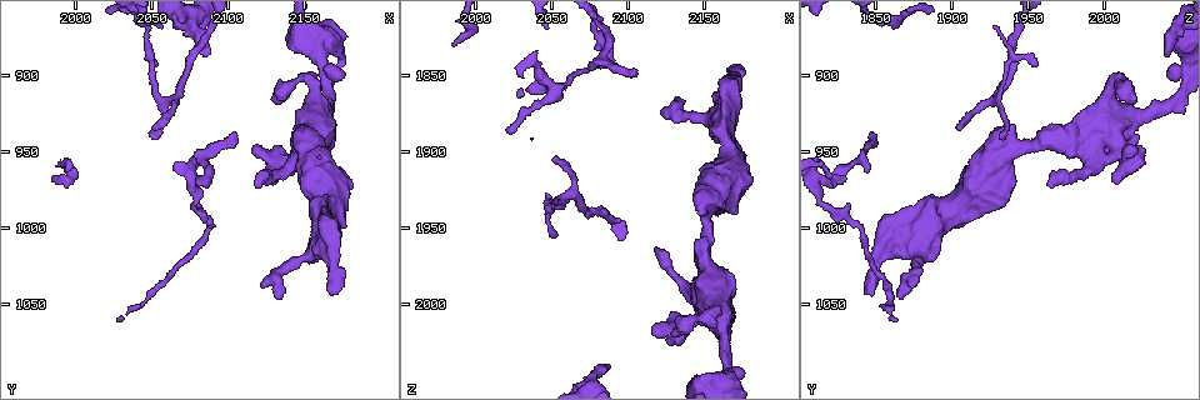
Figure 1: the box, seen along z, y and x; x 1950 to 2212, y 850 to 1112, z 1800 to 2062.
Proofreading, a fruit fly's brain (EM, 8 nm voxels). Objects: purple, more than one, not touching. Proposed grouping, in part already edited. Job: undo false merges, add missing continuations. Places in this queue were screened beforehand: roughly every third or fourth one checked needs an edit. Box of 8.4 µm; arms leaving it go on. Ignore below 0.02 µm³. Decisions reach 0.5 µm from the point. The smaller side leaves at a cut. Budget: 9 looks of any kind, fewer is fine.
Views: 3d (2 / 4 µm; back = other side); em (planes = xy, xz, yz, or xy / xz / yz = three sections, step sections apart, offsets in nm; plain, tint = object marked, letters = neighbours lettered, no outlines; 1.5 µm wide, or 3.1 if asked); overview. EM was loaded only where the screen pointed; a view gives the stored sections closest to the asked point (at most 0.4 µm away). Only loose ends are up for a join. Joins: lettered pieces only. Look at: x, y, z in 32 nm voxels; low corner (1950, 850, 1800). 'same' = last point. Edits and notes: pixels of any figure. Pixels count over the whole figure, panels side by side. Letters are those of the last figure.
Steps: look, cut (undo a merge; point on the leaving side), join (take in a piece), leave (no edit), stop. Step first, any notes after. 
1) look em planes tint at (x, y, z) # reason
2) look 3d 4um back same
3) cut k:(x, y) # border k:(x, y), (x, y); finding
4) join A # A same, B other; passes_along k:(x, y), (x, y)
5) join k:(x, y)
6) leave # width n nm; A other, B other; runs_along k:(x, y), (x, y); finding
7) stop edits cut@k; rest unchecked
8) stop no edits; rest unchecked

look em planes letters at (2128, 914, 2022)

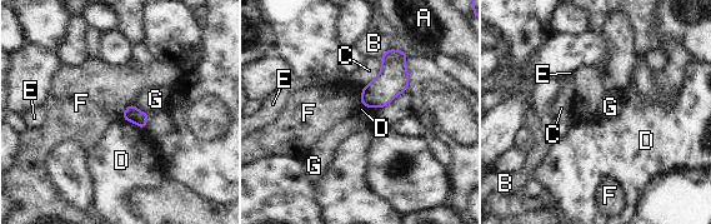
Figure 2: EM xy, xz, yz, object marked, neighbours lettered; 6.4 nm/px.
leave # A other, B other, C other, D other, E other, F other, G other; border 2:(362, 88), (361, 104); no lettered piece goes on from it

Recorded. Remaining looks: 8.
look em planes tint at (2104, 938, 1844) # branch stops here

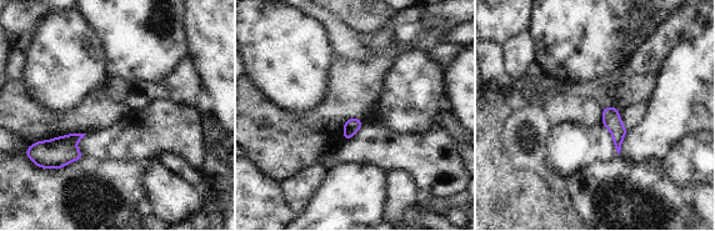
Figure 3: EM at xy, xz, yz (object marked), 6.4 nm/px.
look em planes letters same

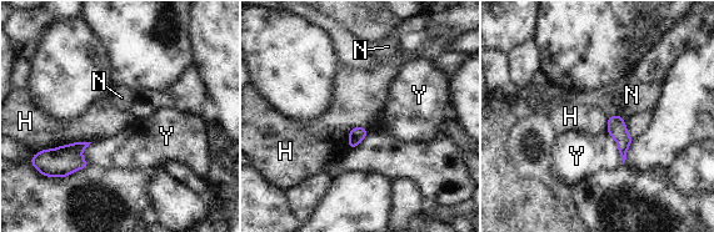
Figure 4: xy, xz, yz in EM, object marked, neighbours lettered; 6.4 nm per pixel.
leave # longest_contact H 340 nm; H other, N other, Y other; border 4:(90, 141), (74, 141), (39, 151); no lettered piece goes on from it

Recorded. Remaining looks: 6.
look em planes tint at (2052, 894, 1954) # tapers out

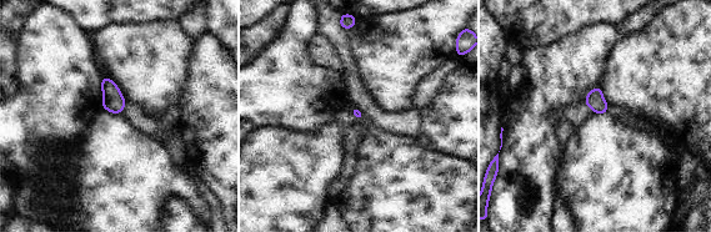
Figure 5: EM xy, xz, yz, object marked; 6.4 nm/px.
look em planes letters same # what lies round it

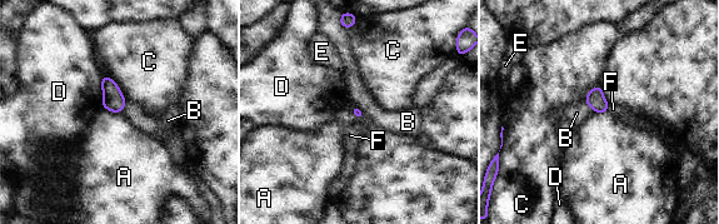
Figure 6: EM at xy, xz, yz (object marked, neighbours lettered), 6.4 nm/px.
leave # longest_contact D 200 nm; A other, B other, C other, D other, E other, F other; border 6:(351, 105), (350, 110), (362, 119); no lettered piece goes on from it

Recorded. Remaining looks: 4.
look 3d 4um back at (2166, 1042, 1848) # branch stops here

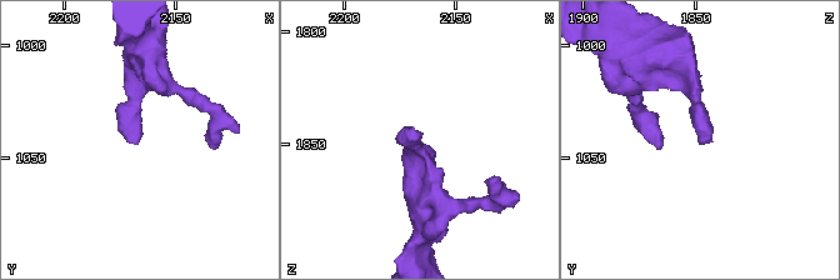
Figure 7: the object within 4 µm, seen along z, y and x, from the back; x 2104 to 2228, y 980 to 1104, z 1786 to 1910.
look em 3.1um planes letters at (2166, 1045, 1848)

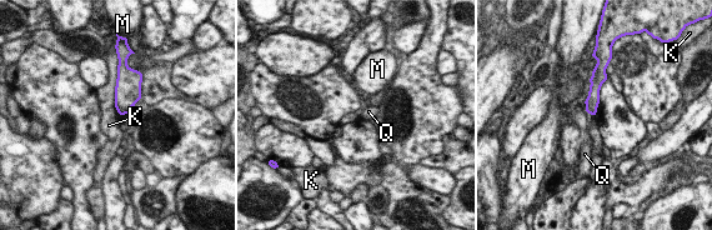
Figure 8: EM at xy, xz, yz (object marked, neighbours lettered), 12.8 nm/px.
leave # K other, M other, Q other; border 8:(118, 76), (114, 106); no lettered piece goes on from it

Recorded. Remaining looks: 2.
stop no edits; rest unchecked

